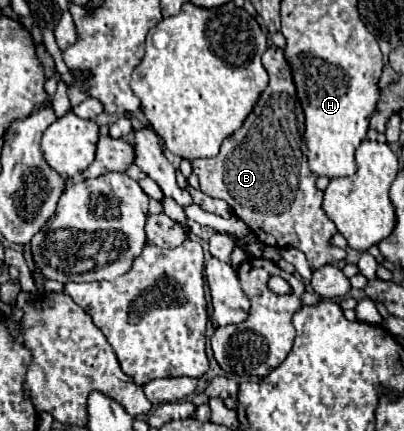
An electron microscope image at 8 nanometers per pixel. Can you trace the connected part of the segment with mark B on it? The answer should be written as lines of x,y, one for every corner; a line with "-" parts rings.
271,46
263,54
263,66
269,74
269,86
245,124
223,142
215,158
193,160
191,166
199,176
201,192
211,198
223,198
233,208
235,216
253,230
259,242
273,248
293,246
307,256
311,270
319,270
319,266
345,260
347,252
329,246
329,238
337,232
335,224
321,210
323,192
315,186
317,176
309,170
307,156
291,134
291,128
295,128
291,104
295,102
295,86
283,50

